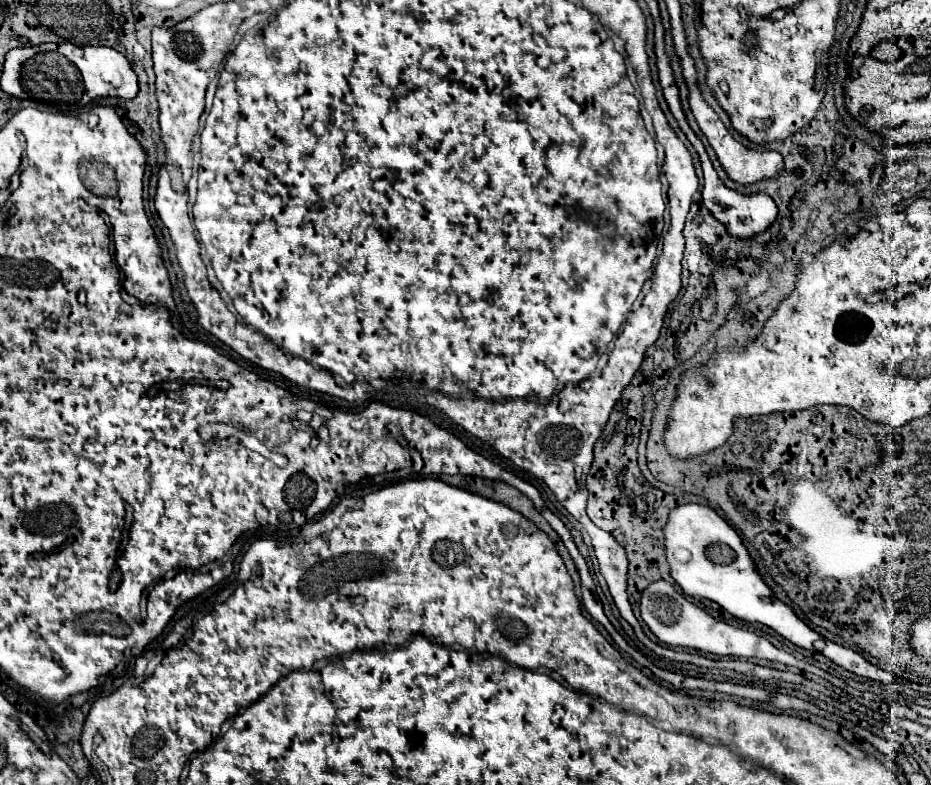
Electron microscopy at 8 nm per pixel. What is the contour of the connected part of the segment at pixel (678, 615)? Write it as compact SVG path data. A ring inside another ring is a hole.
M664 579L650 583L644 593L642 593L642 601L640 601L640 611L642 611L642 619L644 623L650 627L650 631L666 645L670 647L688 647L688 649L698 649L704 653L714 653L720 657L740 657L740 659L766 659L766 661L778 661L784 663L788 667L800 667L806 669L806 663L798 661L796 657L792 657L790 653L776 649L770 641L766 641L764 637L728 625L724 621L716 621L714 617L710 617L704 609L696 607L694 603L690 603L682 593L676 591L676 587Z

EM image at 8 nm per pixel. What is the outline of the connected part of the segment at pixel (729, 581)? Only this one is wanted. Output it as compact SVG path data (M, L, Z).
M688 503L676 507L668 517L664 537L670 575L686 595L716 601L736 619L762 623L798 647L814 649L816 639L822 641L822 635L798 619L786 603L780 601L780 605L776 605L776 597L756 571L754 559L742 543L742 537L708 505Z

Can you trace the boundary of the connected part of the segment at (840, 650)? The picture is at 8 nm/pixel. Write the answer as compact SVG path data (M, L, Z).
M826 641L826 645L820 645L818 651L822 655L826 655L828 659L832 659L834 663L838 663L840 667L844 667L844 669L856 673L856 675L862 675L862 677L868 677L868 679L874 679L874 681L884 681L884 683L894 681L894 675L890 675L888 671L868 663L860 653L856 653L856 651L848 649L848 647Z

